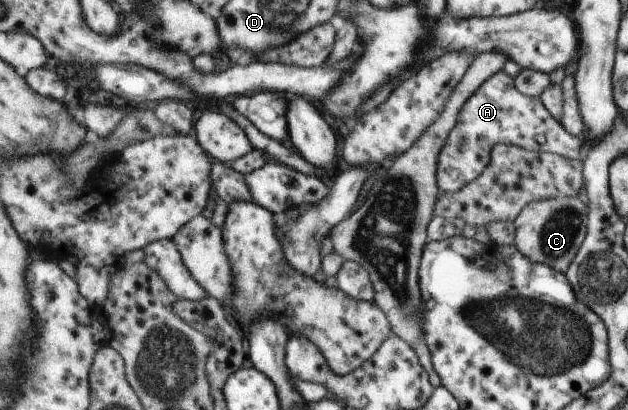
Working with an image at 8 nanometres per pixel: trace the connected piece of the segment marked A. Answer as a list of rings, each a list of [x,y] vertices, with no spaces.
[[[504,71],[491,76],[469,98],[443,146],[438,161],[438,184],[442,193],[457,193],[471,182],[477,181],[492,162],[492,151],[498,145],[513,145],[537,153],[557,154],[580,159],[584,140],[568,134],[560,122],[553,120],[538,97],[520,92],[516,80]]]

